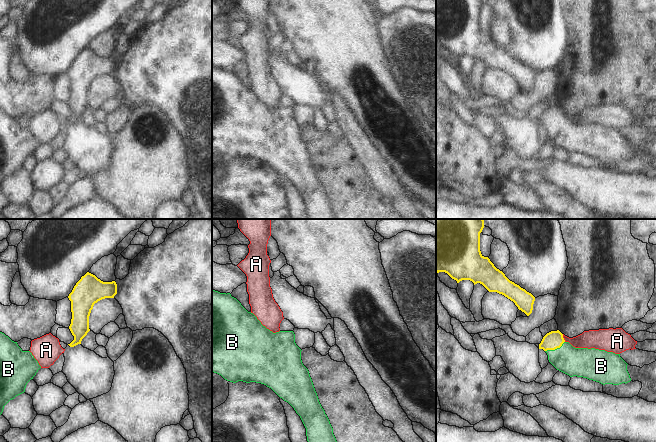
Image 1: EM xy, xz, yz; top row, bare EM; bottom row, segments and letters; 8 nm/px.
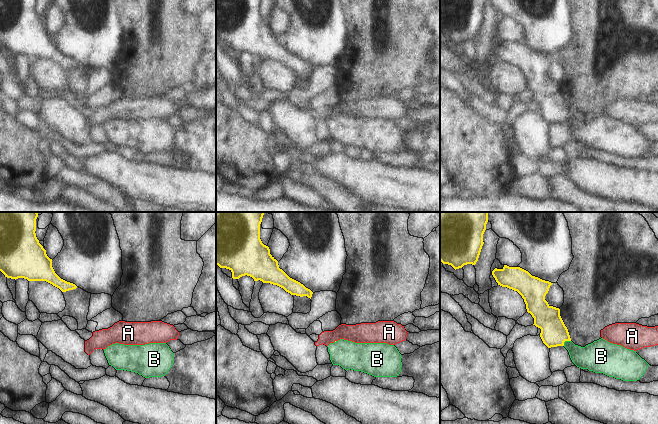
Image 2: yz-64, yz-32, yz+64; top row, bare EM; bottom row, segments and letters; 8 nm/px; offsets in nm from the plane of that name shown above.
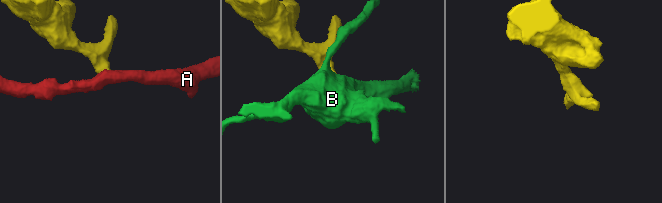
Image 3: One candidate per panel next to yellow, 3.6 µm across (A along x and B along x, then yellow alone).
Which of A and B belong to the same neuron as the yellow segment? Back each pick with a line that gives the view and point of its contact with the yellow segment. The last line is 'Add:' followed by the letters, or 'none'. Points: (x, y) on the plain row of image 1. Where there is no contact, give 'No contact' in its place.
B: Touches yellow at yz (555, 124)
Add: B

